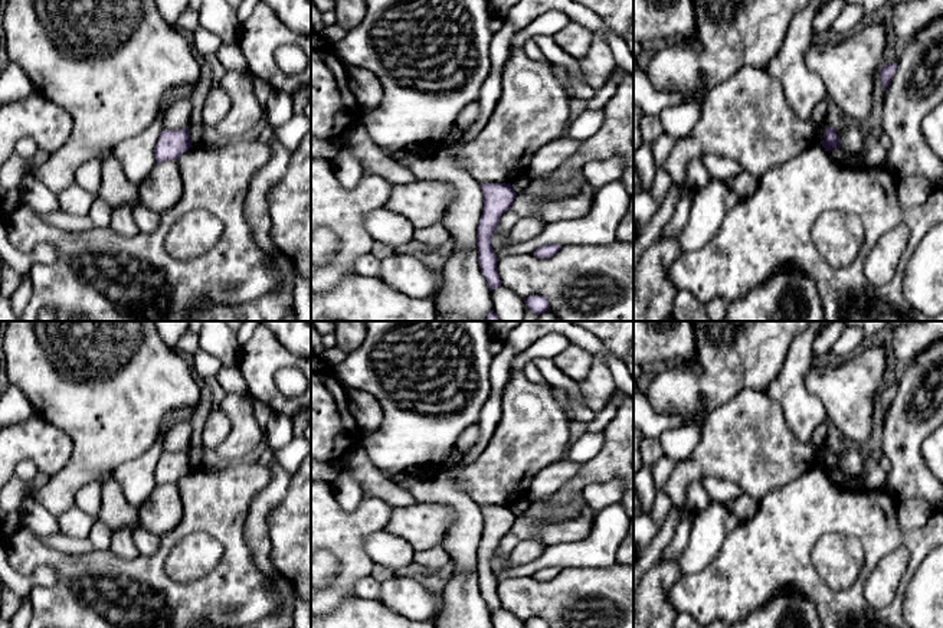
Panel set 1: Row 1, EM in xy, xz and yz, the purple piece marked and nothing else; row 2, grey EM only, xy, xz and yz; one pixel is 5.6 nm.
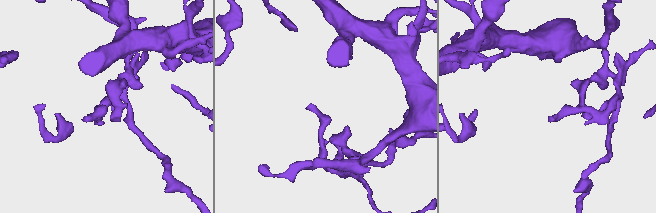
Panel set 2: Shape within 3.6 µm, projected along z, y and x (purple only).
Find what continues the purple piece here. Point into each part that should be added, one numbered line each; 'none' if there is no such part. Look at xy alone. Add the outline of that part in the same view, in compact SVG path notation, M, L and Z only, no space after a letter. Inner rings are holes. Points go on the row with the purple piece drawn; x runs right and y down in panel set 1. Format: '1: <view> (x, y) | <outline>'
none

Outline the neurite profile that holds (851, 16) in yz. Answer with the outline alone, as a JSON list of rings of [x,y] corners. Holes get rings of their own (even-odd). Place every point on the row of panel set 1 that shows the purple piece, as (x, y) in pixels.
[[[845,4],[842,12],[838,14],[826,36],[842,37],[854,32],[858,26],[865,22],[865,14],[858,4]]]

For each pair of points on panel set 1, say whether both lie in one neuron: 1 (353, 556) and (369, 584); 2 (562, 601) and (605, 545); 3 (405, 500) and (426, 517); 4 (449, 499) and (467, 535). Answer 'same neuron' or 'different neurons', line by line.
1: different neurons
2: different neurons
3: different neurons
4: same neuron

